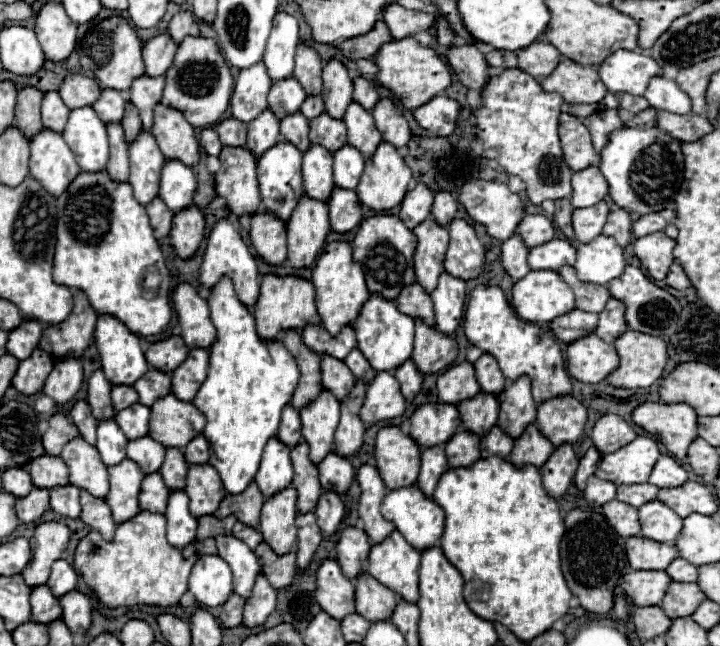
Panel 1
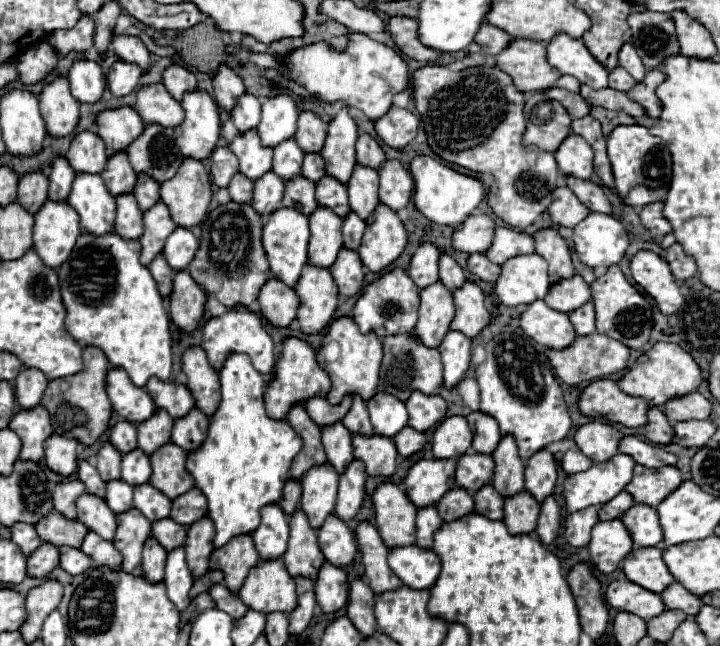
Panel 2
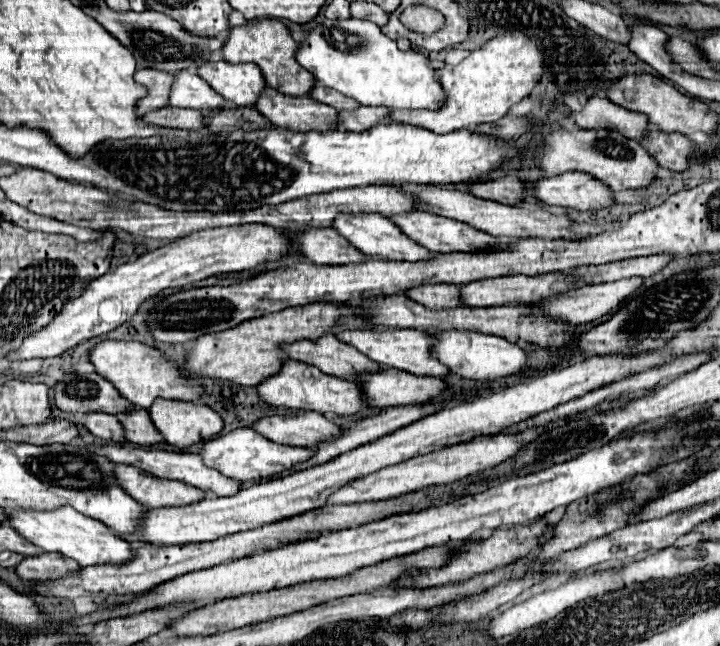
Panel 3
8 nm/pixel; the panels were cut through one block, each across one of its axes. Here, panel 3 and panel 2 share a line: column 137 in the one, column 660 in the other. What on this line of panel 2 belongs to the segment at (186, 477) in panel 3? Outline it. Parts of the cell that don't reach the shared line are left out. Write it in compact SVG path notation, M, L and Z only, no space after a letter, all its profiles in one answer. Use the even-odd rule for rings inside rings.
M624 436L618 444L618 452L620 454L628 454L632 456L632 460L636 460L636 464L642 464L646 468L660 468L660 466L676 466L676 456L652 446L648 442L642 442L634 436Z

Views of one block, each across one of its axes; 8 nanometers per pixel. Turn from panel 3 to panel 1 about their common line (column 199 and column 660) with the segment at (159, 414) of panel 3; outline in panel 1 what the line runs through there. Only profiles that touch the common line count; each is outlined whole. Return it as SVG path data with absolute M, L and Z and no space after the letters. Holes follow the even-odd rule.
M644 402L632 410L632 420L646 432L654 434L656 442L676 456L678 460L686 458L686 450L696 432L696 412L688 404L658 404Z

